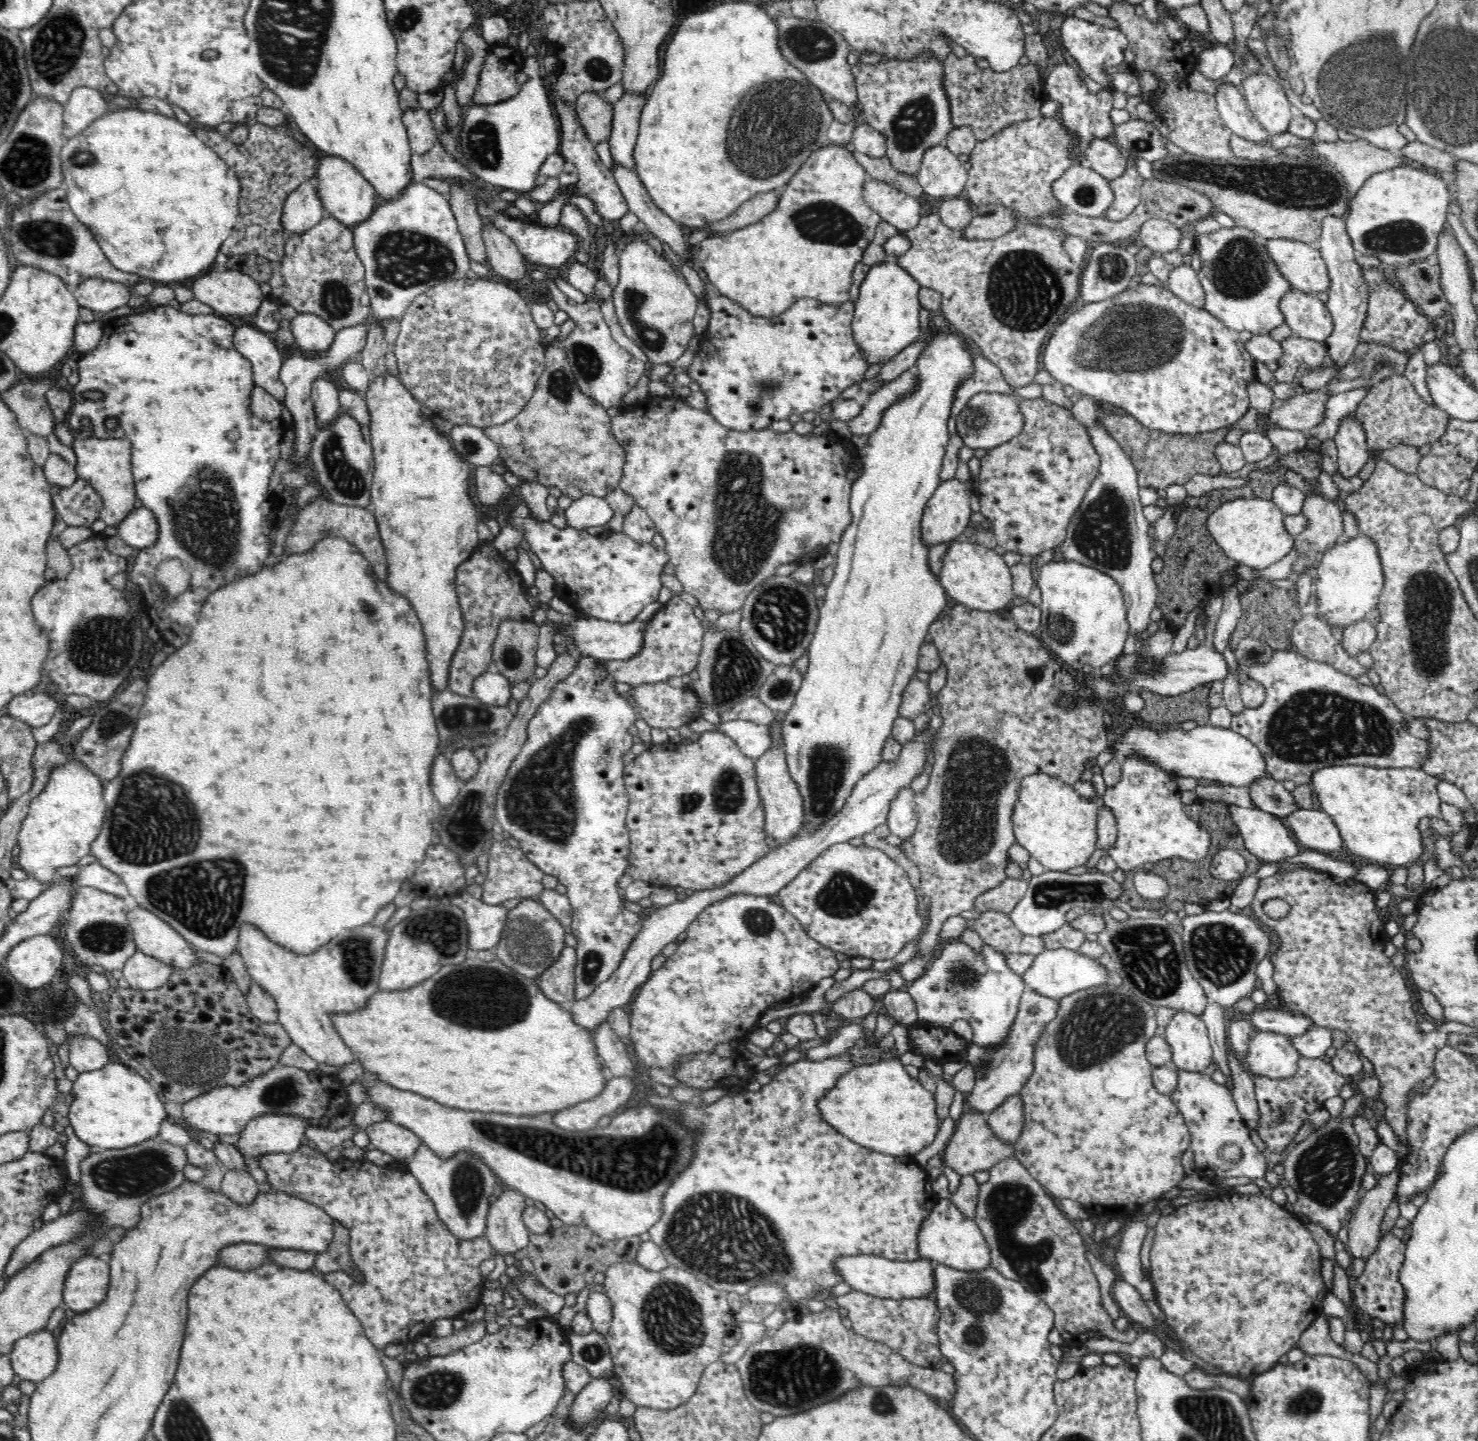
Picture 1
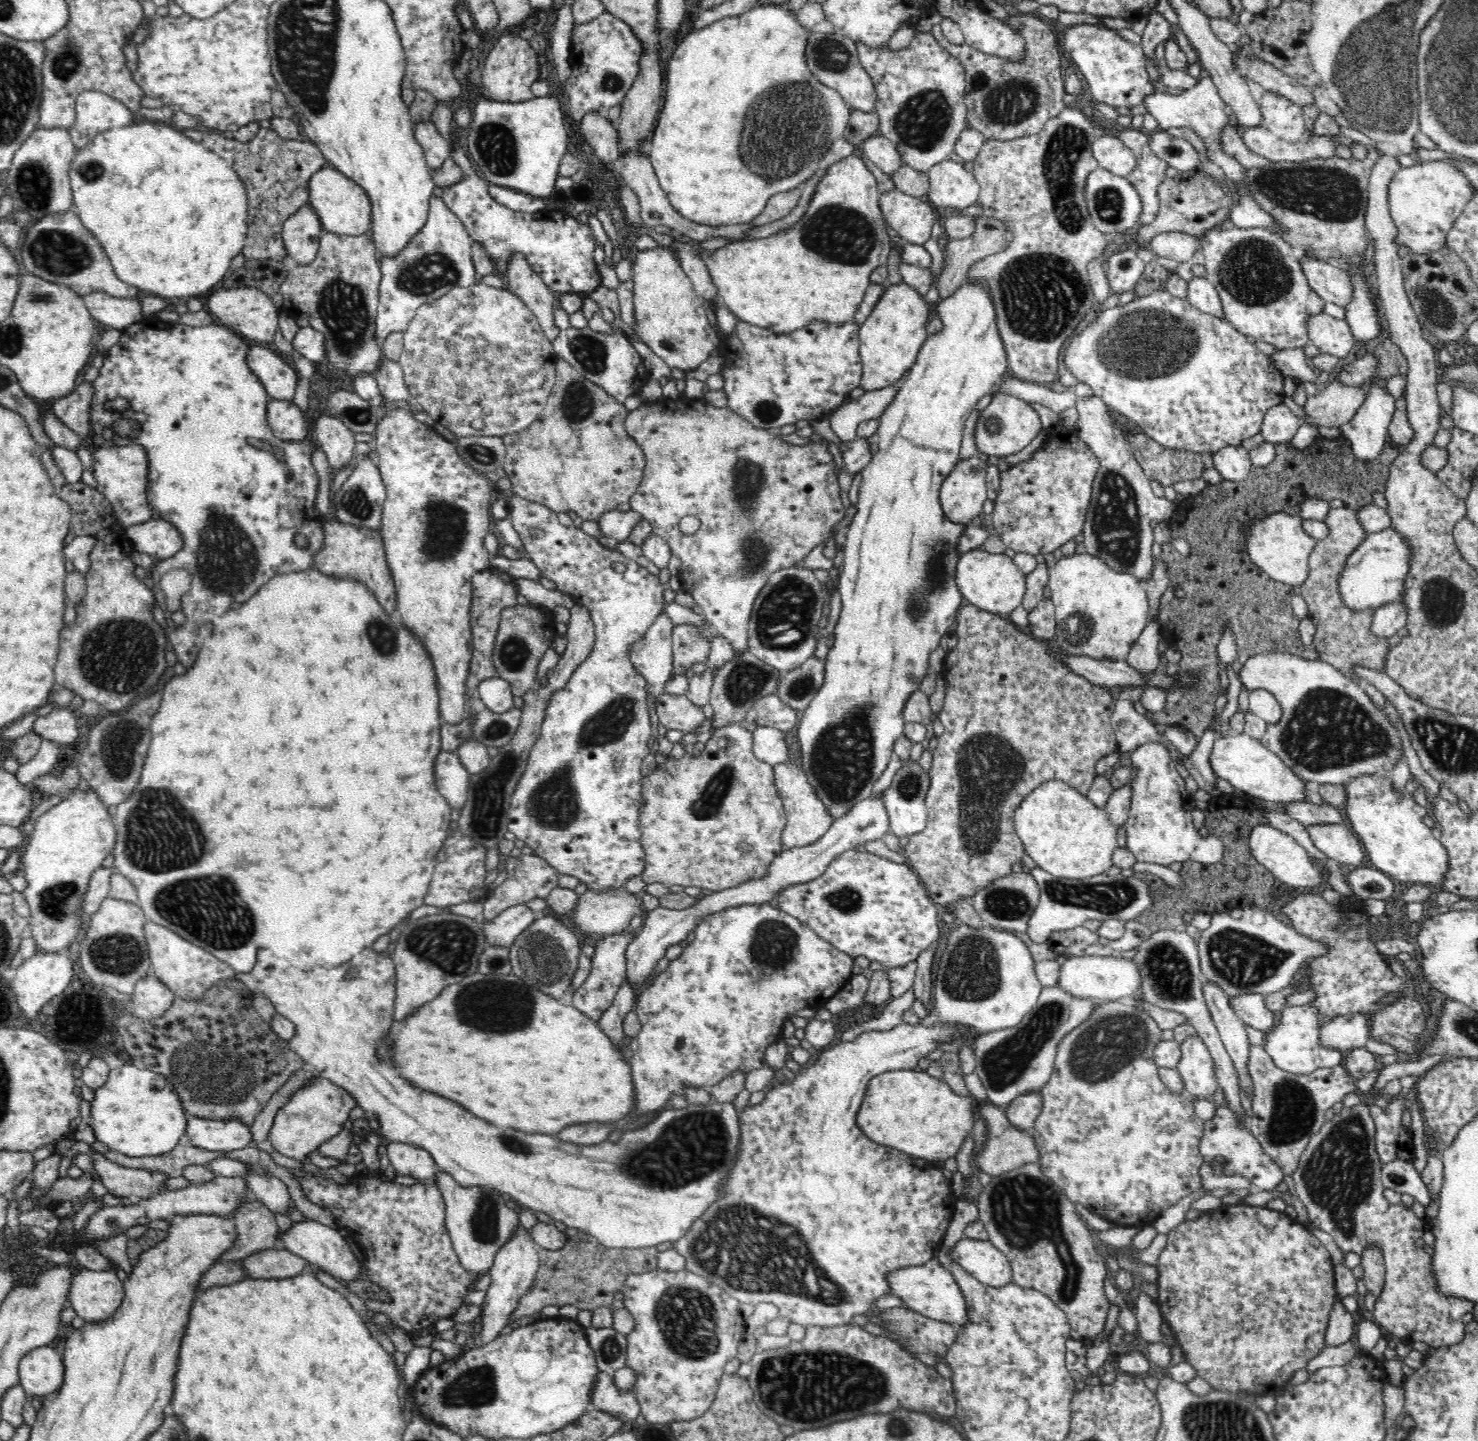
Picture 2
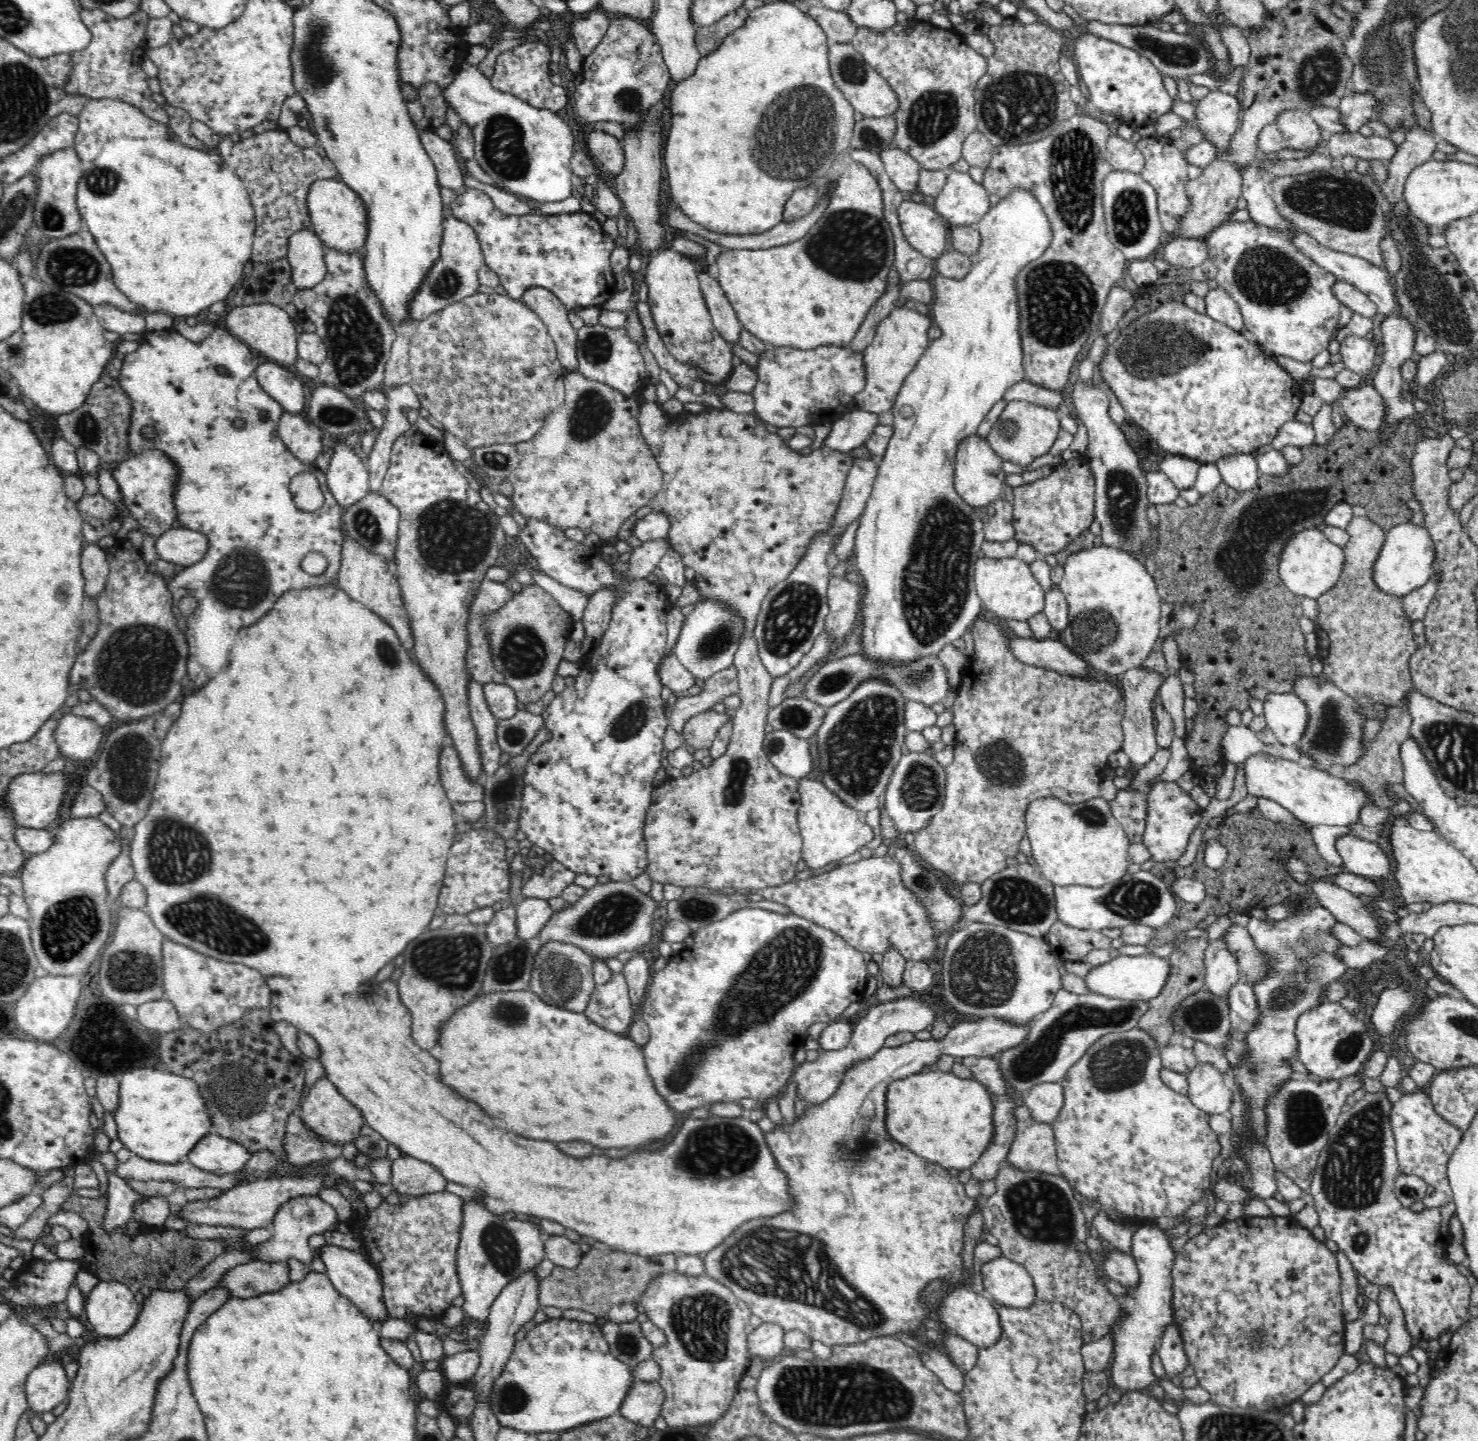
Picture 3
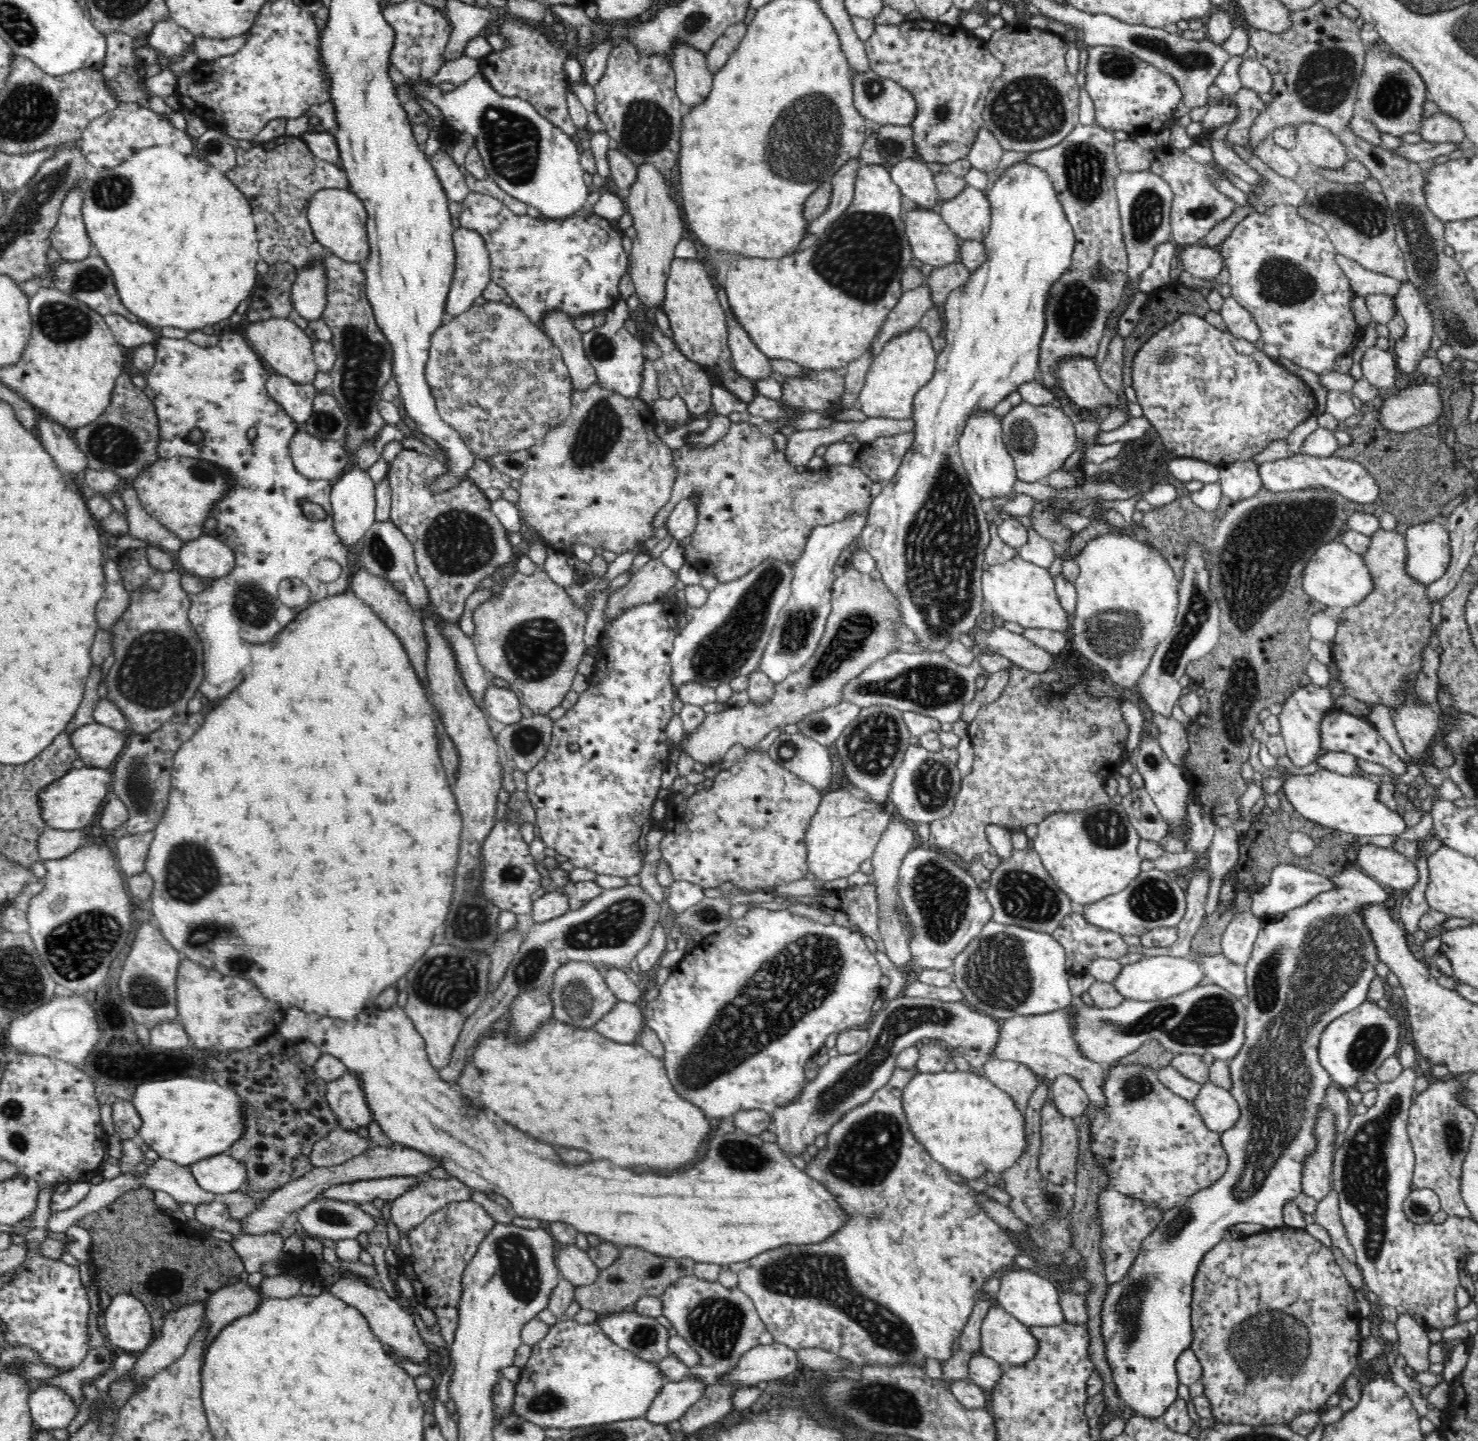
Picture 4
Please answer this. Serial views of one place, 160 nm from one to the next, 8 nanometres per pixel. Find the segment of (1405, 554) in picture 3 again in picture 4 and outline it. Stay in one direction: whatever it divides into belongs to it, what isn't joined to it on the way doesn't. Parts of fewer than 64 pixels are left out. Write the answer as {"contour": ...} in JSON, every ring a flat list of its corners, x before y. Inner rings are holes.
{"contour":[[1425,522,1406,530,1404,536,1406,543,1406,558,1404,558,1404,571,1414,583,1425,585,1436,583,1448,571,1451,562,1450,536,1446,526,1438,522]]}

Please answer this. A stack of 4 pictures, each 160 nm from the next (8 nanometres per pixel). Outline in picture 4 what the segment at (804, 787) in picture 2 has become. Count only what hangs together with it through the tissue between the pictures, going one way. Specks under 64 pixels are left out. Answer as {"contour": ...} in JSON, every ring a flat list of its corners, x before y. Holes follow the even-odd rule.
{"contour":[[822,790,818,808,806,828,808,870,826,883,841,883,852,876,874,854,891,815,886,804,867,803,848,790]]}

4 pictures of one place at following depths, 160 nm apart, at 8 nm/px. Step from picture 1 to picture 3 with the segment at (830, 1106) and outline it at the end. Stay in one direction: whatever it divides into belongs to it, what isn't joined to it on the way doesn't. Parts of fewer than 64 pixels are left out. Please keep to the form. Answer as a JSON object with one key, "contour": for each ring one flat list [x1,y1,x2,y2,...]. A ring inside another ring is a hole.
{"contour":[[924,1070,891,1082,883,1094,883,1104,886,1105,883,1113,886,1134,914,1155,947,1169,972,1168,994,1138,994,1104,990,1092,976,1080,959,1078,951,1071]]}

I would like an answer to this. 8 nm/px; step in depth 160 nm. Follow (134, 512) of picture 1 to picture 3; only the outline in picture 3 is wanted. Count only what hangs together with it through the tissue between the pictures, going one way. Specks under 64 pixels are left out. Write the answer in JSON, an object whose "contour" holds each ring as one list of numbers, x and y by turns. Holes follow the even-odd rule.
{"contour":[[182,527,164,530,156,538,156,551,160,559,179,568,194,565,206,552,206,537]]}

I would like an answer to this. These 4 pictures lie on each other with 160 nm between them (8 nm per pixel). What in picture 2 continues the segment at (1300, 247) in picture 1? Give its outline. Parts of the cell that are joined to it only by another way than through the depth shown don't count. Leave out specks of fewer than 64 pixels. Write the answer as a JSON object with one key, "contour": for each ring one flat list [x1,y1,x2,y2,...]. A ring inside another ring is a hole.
{"contour":[[1298,251,1300,267,1304,269,1304,275,1308,279,1308,286,1314,293,1326,302,1332,302,1338,306,1348,306,1352,300,1352,281,1342,269,1324,262,1322,258,1310,258]]}

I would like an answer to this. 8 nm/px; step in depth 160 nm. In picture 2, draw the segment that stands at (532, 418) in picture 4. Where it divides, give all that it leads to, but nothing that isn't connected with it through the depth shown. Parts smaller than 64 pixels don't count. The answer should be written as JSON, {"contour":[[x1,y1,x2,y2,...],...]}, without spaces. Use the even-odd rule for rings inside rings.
{"contour":[[477,283,467,285,466,288,450,288,442,296,436,297,434,300,424,301,418,306,414,318,407,324,406,331,403,333,403,351,399,356,399,363,410,394,422,406,428,420,439,422,450,432,453,432,457,438,462,438,462,436,502,437,504,434,518,433,520,430,526,429,528,425,541,417,543,406,546,405,551,386,555,382,554,362,557,359,552,342,543,334,536,315,526,306,526,303,509,290]]}

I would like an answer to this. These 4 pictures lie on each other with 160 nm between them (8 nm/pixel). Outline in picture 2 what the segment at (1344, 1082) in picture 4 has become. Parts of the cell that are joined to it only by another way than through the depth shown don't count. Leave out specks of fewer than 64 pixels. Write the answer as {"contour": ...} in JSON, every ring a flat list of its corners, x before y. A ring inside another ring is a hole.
{"contour":[[1310,1005,1285,1007,1278,1016,1279,1023,1267,1031,1263,1044,1264,1051,1276,1067,1284,1072,1302,1075,1315,1072,1316,1068,1342,1065,1346,1053,1339,1052,1336,1048,1325,1048,1321,1044,1320,1030,1325,1020]]}

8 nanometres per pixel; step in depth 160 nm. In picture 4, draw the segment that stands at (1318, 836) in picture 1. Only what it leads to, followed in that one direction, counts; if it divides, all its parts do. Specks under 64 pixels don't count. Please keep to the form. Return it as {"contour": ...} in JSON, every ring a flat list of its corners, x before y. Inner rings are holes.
{"contour":[[1366,845,1356,853,1355,863,1388,889,1404,892,1418,882,1415,862,1392,848]]}

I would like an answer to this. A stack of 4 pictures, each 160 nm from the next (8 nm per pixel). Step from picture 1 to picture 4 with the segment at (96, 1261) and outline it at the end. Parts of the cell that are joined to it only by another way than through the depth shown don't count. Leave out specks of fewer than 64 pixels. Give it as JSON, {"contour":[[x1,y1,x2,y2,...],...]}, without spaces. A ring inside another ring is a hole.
{"contour":[[112,1296,100,1321,109,1342,121,1352,142,1353,153,1341,152,1320,148,1316,148,1310,134,1296]]}

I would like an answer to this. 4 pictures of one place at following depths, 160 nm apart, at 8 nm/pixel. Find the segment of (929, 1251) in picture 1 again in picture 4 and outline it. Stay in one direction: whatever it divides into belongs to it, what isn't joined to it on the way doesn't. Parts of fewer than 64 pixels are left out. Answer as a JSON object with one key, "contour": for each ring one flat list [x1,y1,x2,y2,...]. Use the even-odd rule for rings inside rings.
{"contour":[[1004,1269,999,1276,1000,1291,996,1295,999,1305,1025,1325,1056,1325,1065,1320,1056,1298,1054,1284,1032,1270]]}

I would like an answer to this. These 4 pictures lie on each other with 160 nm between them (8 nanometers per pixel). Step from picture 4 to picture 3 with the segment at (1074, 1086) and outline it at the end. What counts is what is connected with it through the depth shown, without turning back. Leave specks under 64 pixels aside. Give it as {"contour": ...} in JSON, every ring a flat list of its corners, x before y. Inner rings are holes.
{"contour":[[1046,1082,1025,1092,1021,1099,1033,1122,1050,1124,1062,1105,1062,1089,1059,1082]]}

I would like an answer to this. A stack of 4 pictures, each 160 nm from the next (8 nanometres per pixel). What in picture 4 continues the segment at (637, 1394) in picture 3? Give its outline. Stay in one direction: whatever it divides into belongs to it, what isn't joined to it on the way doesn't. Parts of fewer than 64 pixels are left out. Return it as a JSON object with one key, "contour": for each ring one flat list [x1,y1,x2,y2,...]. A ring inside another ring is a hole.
{"contour":[[687,1377,682,1381,667,1381,658,1396,654,1396,644,1418,656,1424,665,1424,680,1420,686,1410,696,1404,704,1394,704,1383,696,1377]]}

